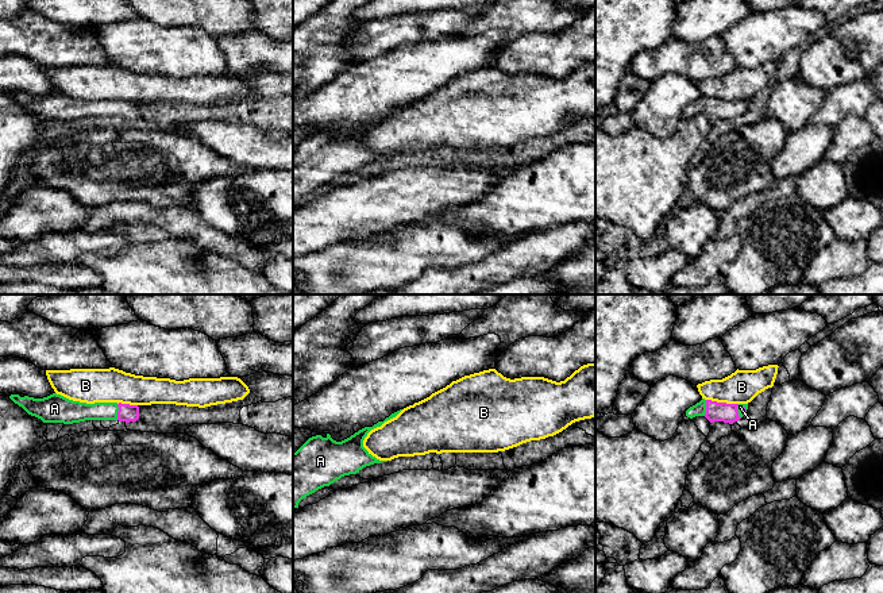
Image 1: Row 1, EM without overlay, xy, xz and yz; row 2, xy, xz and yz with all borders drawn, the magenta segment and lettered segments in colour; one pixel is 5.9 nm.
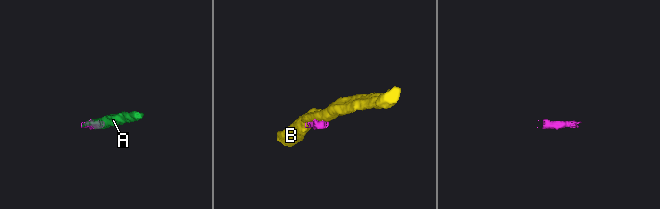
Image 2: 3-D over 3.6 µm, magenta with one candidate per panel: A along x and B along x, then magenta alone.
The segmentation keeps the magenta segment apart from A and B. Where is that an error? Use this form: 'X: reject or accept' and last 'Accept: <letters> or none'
A: accept
B: reject
Accept: A

